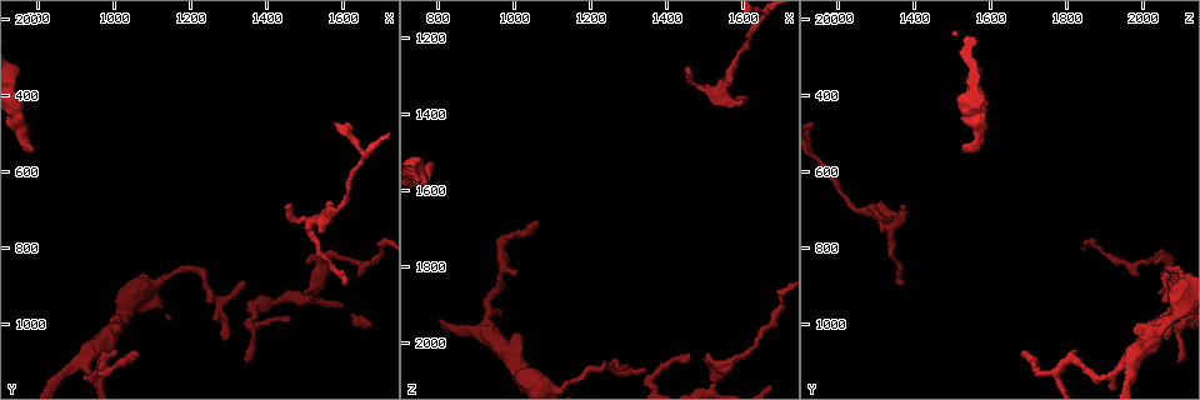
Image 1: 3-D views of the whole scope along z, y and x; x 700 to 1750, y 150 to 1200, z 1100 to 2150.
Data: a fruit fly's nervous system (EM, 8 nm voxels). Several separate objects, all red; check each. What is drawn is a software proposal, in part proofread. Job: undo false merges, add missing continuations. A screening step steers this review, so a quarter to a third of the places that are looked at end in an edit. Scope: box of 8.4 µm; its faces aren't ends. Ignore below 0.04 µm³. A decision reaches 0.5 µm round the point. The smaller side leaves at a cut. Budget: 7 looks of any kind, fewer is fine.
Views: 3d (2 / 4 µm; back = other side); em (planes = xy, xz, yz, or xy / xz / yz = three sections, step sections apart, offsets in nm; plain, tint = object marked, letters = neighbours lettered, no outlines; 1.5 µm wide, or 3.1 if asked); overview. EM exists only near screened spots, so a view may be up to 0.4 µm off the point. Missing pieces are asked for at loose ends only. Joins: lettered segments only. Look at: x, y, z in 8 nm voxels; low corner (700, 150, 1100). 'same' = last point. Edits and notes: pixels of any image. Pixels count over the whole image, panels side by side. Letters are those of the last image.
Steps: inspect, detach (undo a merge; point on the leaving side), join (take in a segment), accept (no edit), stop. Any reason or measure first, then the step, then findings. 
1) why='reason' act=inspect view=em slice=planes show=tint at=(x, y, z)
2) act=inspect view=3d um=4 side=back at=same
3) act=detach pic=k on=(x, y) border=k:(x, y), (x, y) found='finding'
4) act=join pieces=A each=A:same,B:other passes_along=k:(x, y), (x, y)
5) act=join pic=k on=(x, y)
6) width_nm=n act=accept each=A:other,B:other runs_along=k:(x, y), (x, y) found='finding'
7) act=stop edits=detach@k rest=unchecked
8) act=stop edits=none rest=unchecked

act=inspect view=em slice=xy step=8 show=letters at=(1610, 895, 1370)

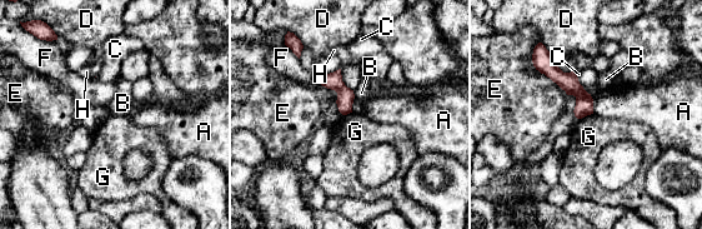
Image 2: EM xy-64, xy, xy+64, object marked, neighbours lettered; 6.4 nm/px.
act=inspect view=em slice=planes show=letters at=same

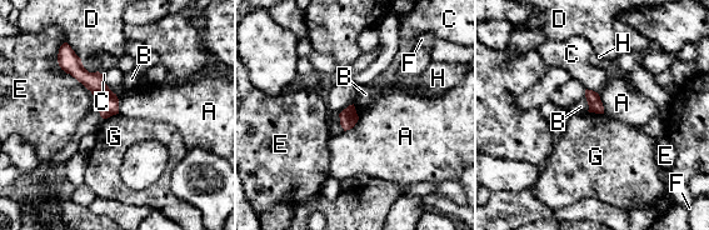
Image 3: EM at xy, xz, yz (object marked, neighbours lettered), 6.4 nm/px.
width_nm=90 longest_contact=E:380nm act=accept each=A:other,B:other,C:other,D:other,E:other,F:other,G:other,H:other found='no lettered segment goes on from it'

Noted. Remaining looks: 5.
act=inspect view=3d um=2 at=(1445, 695, 1285)

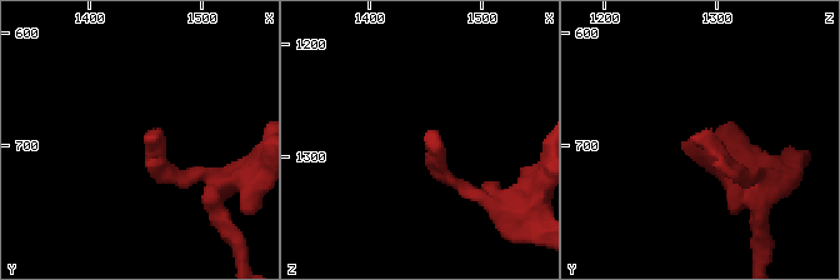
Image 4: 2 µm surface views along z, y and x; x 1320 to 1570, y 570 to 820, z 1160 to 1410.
why='need the tissue' act=inspect view=em slice=xz step=4 show=letters at=(1452, 692, 1276)

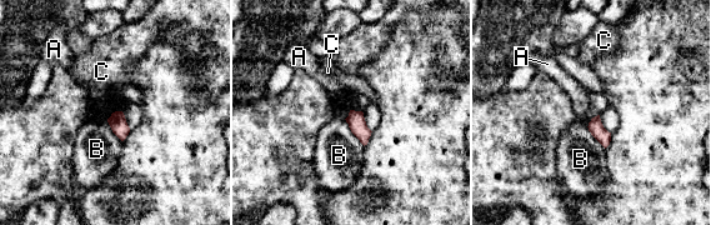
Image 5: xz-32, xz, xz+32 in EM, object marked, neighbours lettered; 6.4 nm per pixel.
longest_contact=B:220nm act=accept each=A:other,B:other,C:other border=5:(121, 110), (115, 110), (106, 120) found='no lettered segment goes on from it'

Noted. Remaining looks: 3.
why='tapers out' act=inspect view=3d um=4 at=(1065, 1085, 1680)

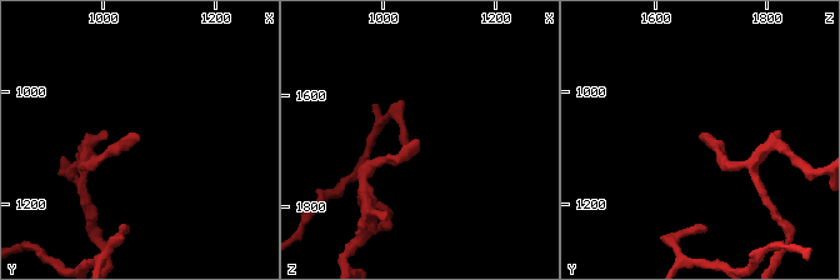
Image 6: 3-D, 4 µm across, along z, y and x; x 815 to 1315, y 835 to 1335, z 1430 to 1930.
why='now the EM' act=inspect view=em slice=planes show=letters at=(1065, 1085, 1680)

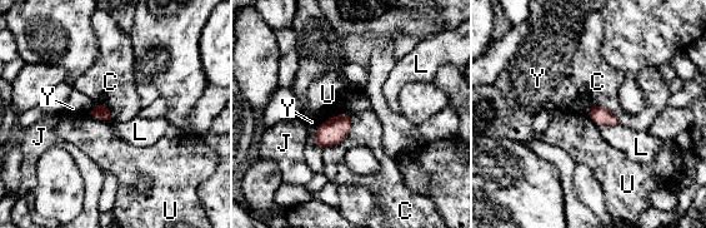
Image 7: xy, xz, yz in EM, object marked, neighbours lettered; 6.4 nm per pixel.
longest_contact=C:280nm act=accept each=C:other,J:other,L:other,U:other,Y:other border=7:(90, 113), (100, 119), (111, 119) found='none of them fits'

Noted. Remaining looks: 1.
act=stop edits=none rest=unchecked

